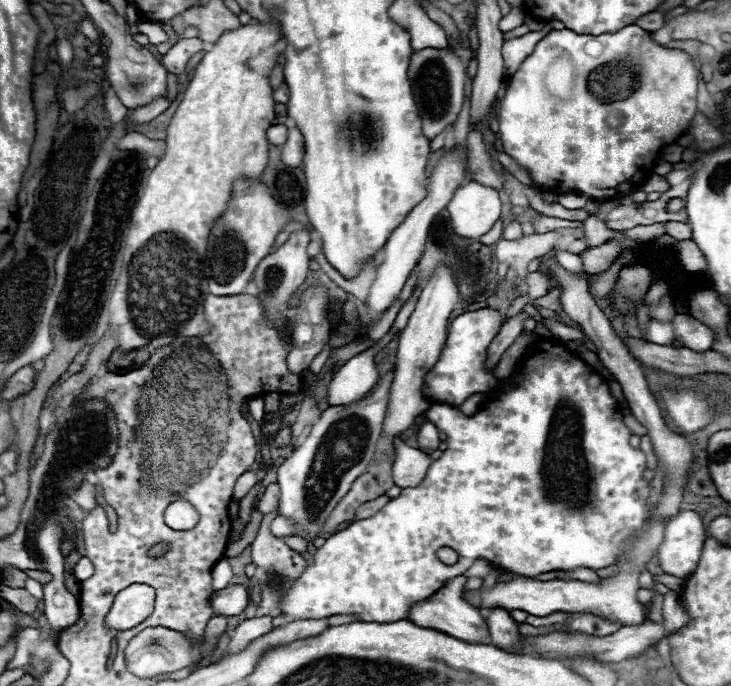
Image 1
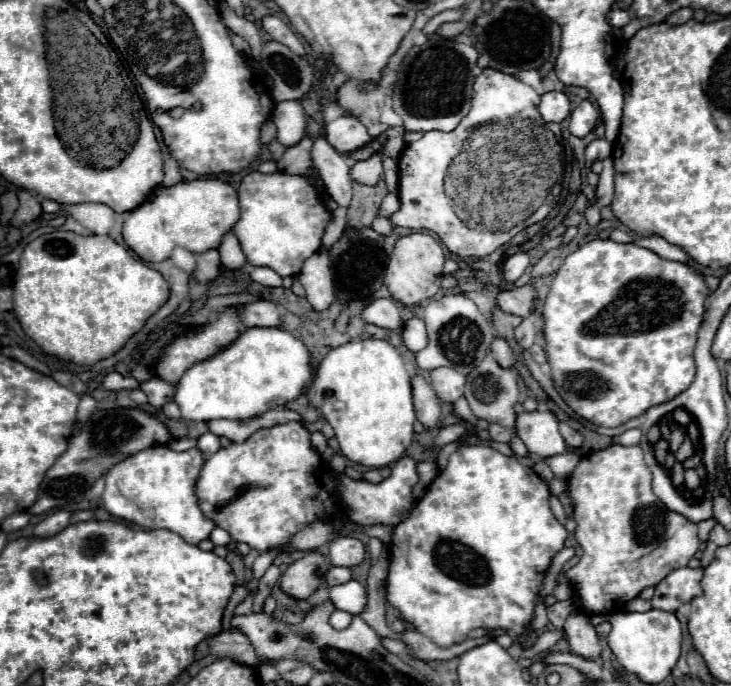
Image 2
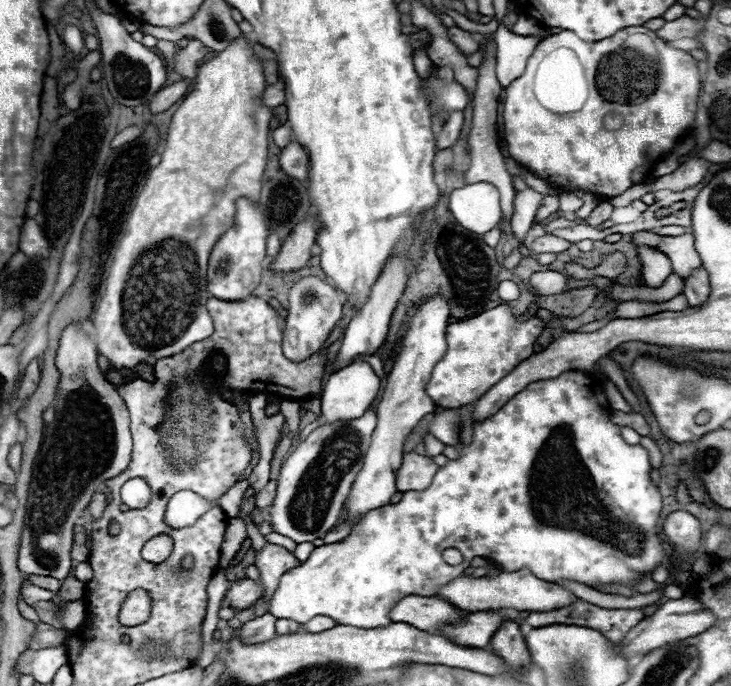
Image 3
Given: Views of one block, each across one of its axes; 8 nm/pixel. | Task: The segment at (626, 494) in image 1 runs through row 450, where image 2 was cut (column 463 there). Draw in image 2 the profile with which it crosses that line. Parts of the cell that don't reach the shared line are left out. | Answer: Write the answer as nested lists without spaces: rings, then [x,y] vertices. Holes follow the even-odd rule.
[[[486,444],[458,446],[458,450],[450,456],[448,466],[442,472],[438,472],[438,476],[432,480],[432,484],[428,486],[424,496],[418,500],[414,510],[408,514],[408,518],[402,520],[394,530],[394,538],[390,544],[390,570],[388,570],[388,578],[386,578],[386,592],[388,592],[390,606],[394,606],[406,622],[410,622],[418,632],[426,634],[436,646],[446,648],[446,646],[464,642],[464,640],[468,640],[470,630],[476,630],[476,628],[490,628],[490,630],[504,628],[510,632],[512,638],[516,638],[522,630],[526,630],[530,626],[530,620],[534,616],[534,598],[544,584],[546,570],[548,570],[554,554],[564,548],[564,540],[568,536],[566,528],[554,518],[548,500],[550,500],[550,490],[548,490],[546,480],[542,480],[532,470],[532,466],[524,466],[516,456],[506,456]]]

